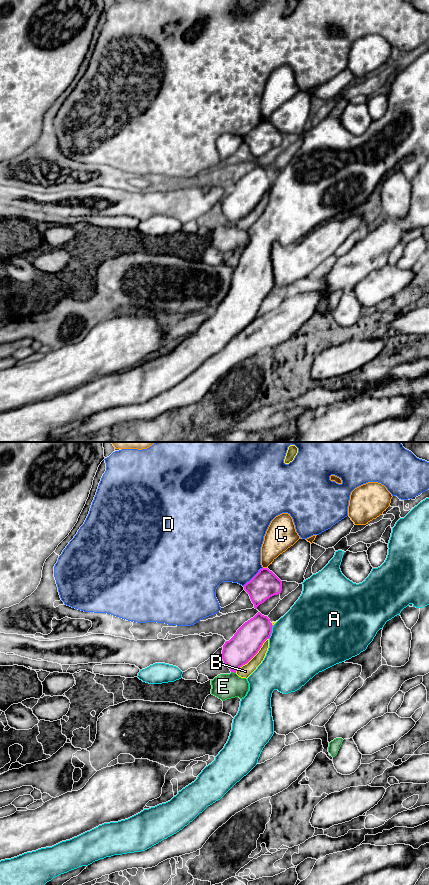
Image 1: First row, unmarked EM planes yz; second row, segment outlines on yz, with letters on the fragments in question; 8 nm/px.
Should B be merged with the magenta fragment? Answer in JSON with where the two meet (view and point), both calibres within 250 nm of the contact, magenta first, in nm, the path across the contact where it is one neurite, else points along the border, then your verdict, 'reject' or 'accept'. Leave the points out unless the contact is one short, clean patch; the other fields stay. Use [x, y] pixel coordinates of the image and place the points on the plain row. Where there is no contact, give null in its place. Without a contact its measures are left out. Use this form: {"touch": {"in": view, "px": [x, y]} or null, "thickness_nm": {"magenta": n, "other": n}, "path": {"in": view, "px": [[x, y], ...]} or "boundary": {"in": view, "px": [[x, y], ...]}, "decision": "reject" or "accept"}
{"touch": {"in": "yz", "px": [253, 208]}, "thickness_nm": {"magenta": 240, "other": 100}, "decision": "reject"}

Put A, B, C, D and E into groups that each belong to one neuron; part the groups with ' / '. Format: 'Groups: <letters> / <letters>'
Groups: A / B E / C / D

